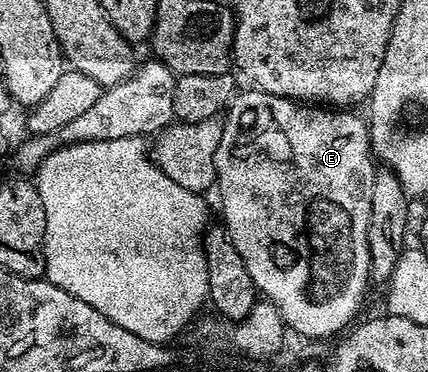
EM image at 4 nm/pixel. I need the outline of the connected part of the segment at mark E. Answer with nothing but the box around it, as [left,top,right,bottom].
[215,90,377,336]

